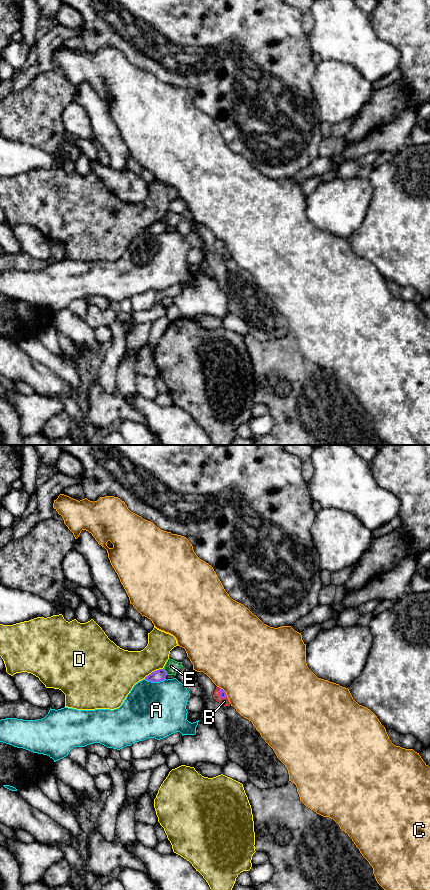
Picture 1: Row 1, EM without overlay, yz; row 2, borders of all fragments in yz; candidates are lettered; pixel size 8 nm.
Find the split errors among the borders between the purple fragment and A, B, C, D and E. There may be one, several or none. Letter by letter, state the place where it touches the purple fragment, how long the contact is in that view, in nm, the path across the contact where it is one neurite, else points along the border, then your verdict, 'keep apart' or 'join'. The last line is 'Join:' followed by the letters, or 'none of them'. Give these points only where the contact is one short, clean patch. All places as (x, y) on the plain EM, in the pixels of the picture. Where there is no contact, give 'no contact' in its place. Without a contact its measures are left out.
A: contact yz (154, 233); length 180 nm; keep apart
B: contact yz (219, 247); length 100 nm; way yz (222, 245), (219, 247), (224, 253); join
C: contact yz (225, 244); length 100 nm; border yz (220, 239), (227, 248); keep apart
D: contact yz (154, 223); length 180 nm; keep apart
E: contact yz (165, 223); length 70 nm; border yz (163, 220), (168, 226); keep apart
Join: B

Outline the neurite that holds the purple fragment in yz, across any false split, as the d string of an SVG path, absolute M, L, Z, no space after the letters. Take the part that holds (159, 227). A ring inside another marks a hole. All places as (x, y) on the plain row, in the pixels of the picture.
M163 220L163 221L159 221L152 224L151 226L145 229L145 232L151 233L151 234L160 234L160 233L165 232L167 227L168 226Z

